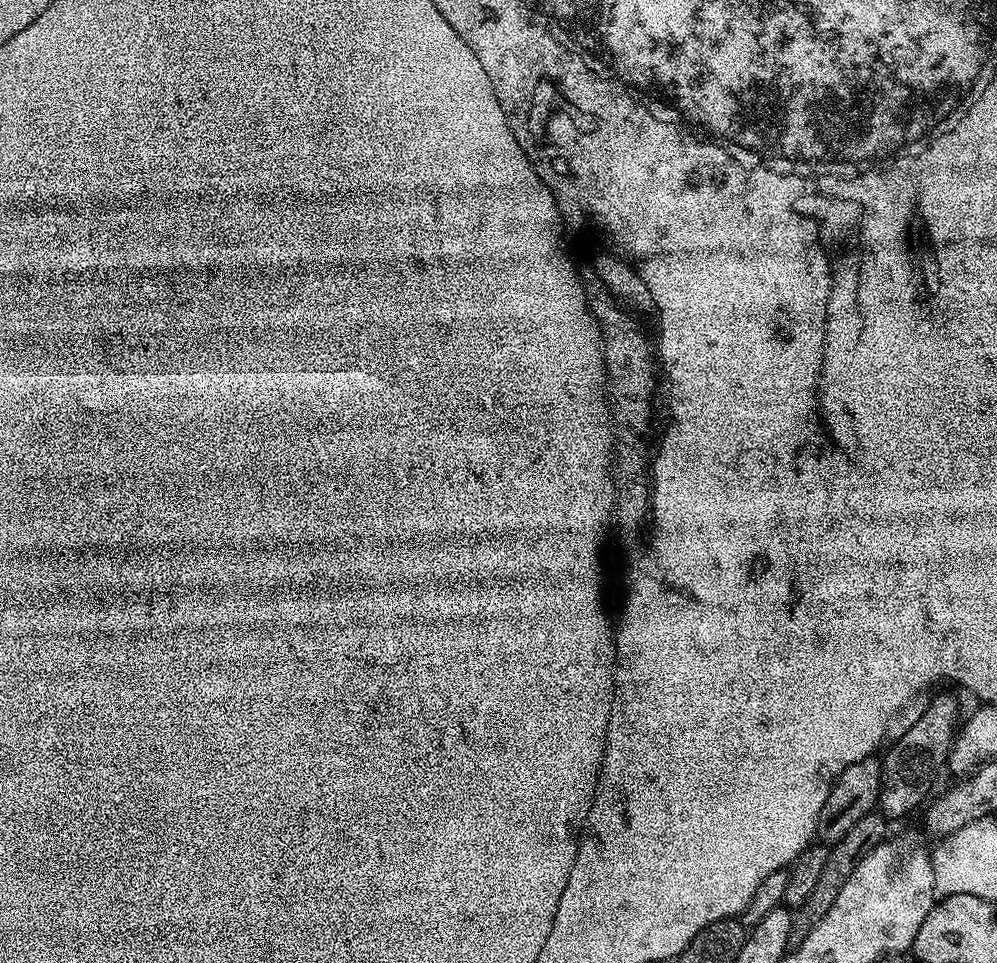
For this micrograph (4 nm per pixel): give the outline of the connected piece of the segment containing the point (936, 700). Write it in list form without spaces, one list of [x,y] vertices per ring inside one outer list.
[[[944,692],[933,698],[932,705],[897,738],[896,745],[882,756],[878,808],[885,817],[904,816],[907,812],[914,811],[927,798],[928,787],[931,786],[936,771],[945,767],[961,720],[959,698]]]

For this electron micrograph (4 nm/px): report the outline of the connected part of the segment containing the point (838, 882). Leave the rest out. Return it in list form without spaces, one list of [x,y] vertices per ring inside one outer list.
[[[872,811],[865,817],[859,818],[858,822],[842,836],[840,841],[833,843],[828,848],[828,857],[824,860],[822,874],[818,874],[818,882],[814,882],[814,894],[810,894],[810,898],[806,898],[806,902],[801,908],[795,909],[788,939],[789,945],[800,944],[806,938],[806,934],[810,934],[812,927],[818,922],[822,922],[822,918],[826,918],[826,910],[830,910],[830,906],[834,906],[834,898],[838,898],[838,890],[842,890],[842,886],[846,886],[846,878],[850,878],[850,874],[854,874],[858,862],[862,862],[862,858],[866,858],[866,854],[870,854],[870,850],[877,848],[889,835],[890,829],[888,829],[887,823],[889,824],[889,821],[879,811]]]

